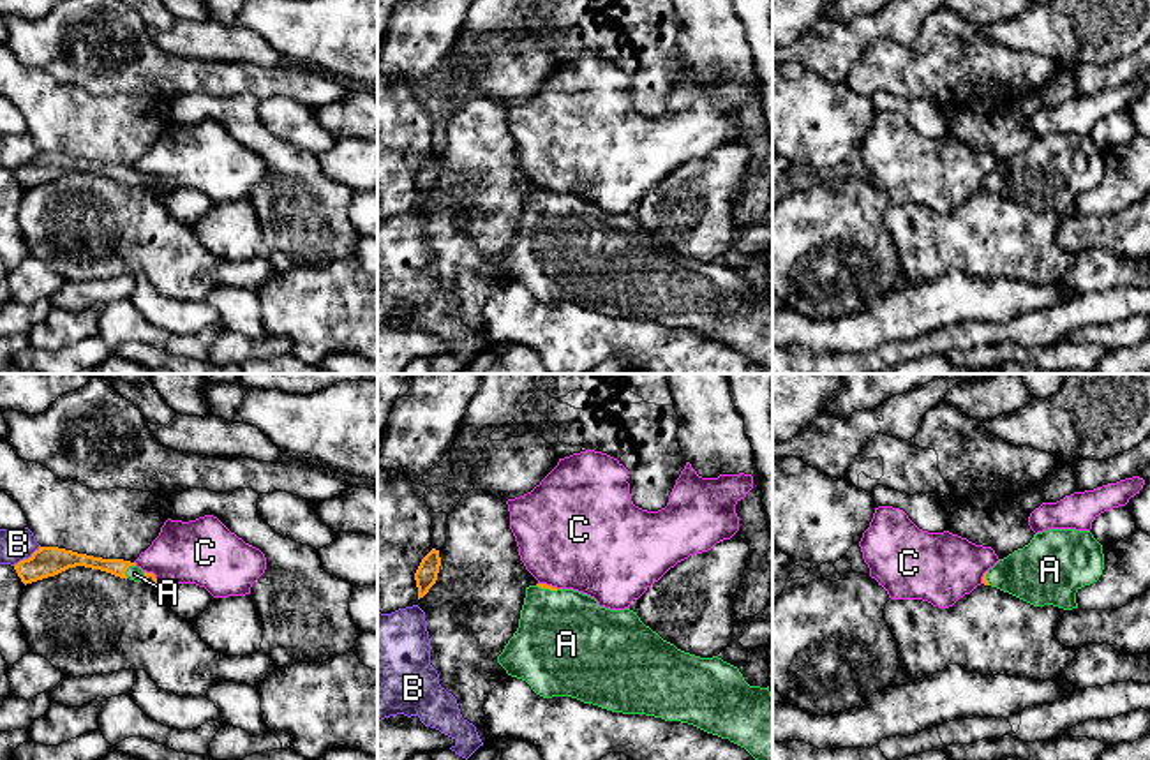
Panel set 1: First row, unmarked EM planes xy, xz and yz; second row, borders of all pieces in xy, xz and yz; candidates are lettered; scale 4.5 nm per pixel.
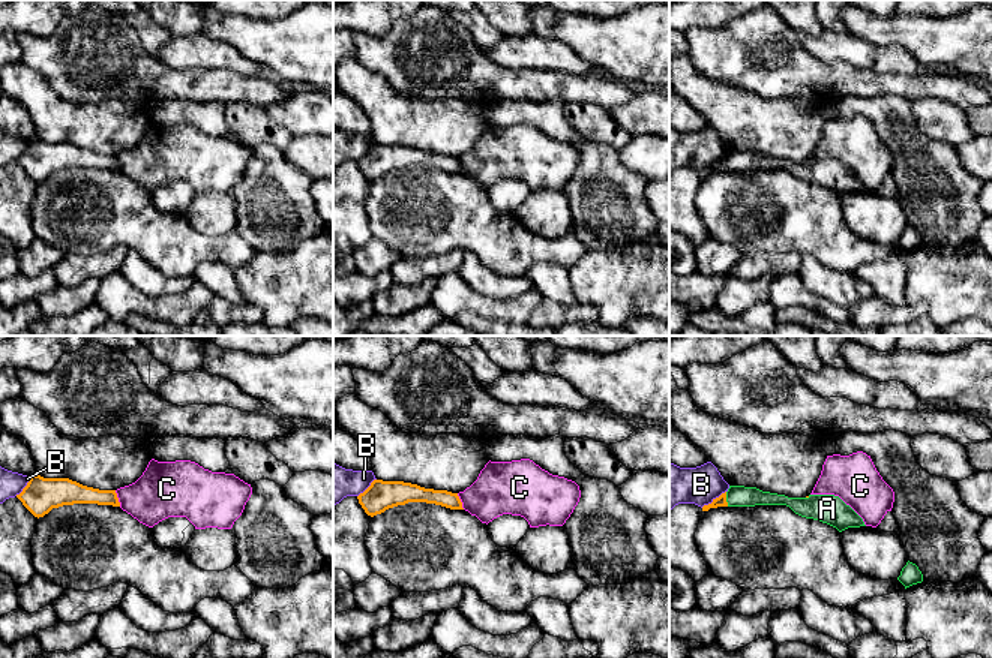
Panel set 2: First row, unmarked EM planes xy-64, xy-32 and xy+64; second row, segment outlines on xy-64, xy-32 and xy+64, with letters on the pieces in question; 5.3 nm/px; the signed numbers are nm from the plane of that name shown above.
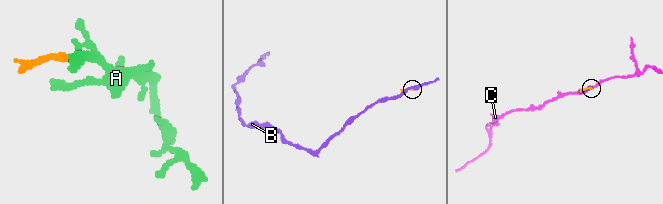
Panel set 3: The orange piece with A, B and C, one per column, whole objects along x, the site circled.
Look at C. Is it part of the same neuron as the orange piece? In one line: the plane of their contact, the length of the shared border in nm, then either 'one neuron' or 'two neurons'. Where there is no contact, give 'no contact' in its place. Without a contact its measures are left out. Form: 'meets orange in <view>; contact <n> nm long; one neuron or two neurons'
meets orange in xy; contact 90 nm long; two neurons

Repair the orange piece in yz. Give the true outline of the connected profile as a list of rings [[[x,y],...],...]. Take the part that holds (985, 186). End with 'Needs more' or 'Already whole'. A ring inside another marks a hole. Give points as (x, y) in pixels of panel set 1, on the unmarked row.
[[[1048,134],[989,173],[982,189],[1034,212],[1078,213],[1076,197],[1099,185],[1102,150],[1090,136]]]. Needs more

